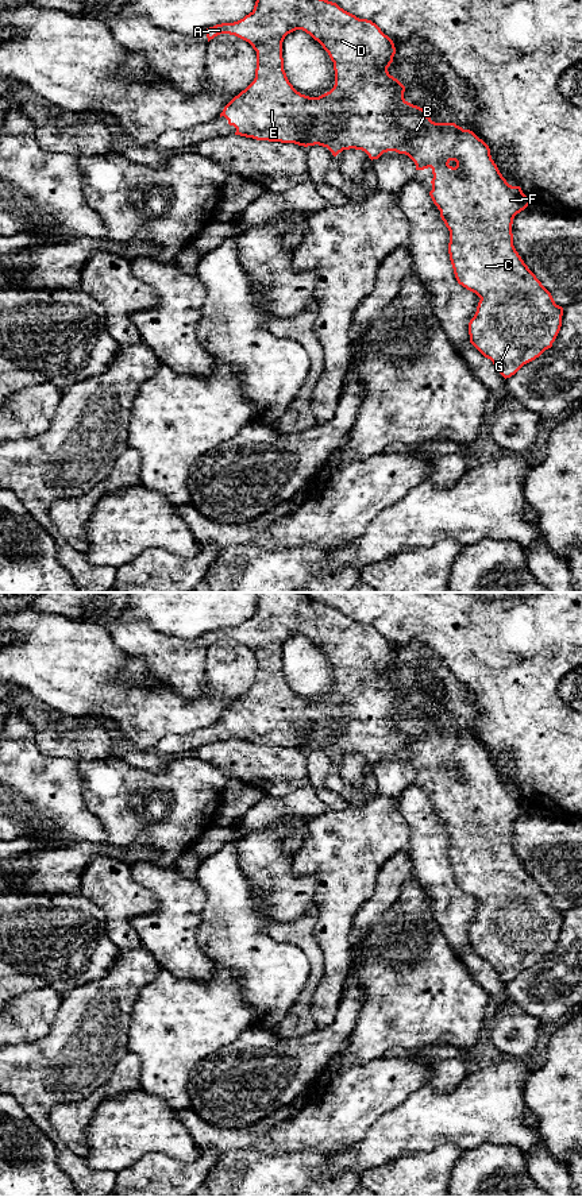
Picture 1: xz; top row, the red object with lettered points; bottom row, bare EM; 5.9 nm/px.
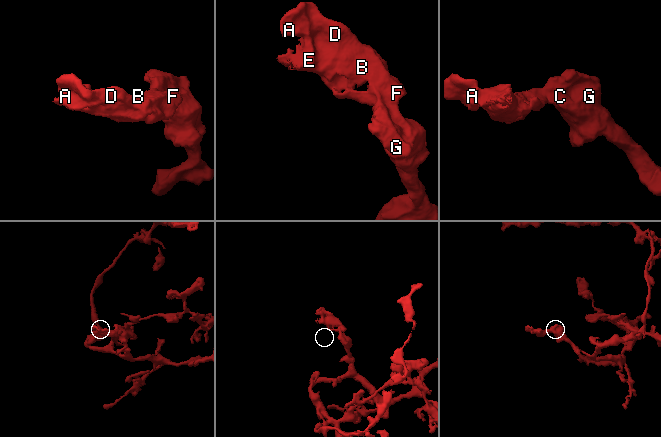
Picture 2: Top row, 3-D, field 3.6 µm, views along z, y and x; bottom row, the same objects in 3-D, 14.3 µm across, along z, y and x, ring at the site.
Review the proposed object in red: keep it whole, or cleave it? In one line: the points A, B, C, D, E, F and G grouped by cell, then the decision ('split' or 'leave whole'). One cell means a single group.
A B C D E F G; leave whole

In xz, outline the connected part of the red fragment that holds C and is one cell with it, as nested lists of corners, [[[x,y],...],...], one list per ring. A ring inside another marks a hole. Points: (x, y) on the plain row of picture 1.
[[[259,592],[254,614],[248,619],[234,628],[209,632],[205,638],[208,646],[220,638],[235,640],[248,646],[257,656],[254,686],[220,718],[220,722],[224,721],[228,729],[236,733],[235,740],[304,752],[319,749],[327,752],[334,761],[343,754],[355,753],[365,756],[371,765],[383,757],[396,756],[408,760],[415,767],[416,775],[432,773],[429,800],[450,835],[448,858],[455,883],[459,889],[481,903],[469,927],[470,947],[493,966],[505,984],[552,951],[562,931],[563,912],[555,908],[551,897],[528,873],[513,850],[513,823],[531,808],[531,804],[520,791],[506,787],[492,764],[489,750],[473,735],[463,734],[455,727],[435,727],[423,713],[404,703],[405,691],[388,676],[396,659],[394,648],[375,628],[356,622],[336,607],[312,599],[307,592]],[[296,634],[302,634],[317,645],[334,667],[335,690],[319,702],[297,696],[284,675],[282,646]]]

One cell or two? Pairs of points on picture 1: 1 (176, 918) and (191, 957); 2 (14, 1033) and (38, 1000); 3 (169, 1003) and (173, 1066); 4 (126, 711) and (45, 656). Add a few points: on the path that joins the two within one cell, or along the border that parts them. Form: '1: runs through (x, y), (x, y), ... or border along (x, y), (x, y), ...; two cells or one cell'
1: runs through (176, 927), (176, 942), (181, 948); one cell
2: runs through (22, 1027), (22, 1023), (37, 1008); one cell
3: runs through (173, 1019), (176, 1030), (173, 1034), (173, 1050); one cell
4: runs through (106, 694), (95, 688), (65, 663); one cell

